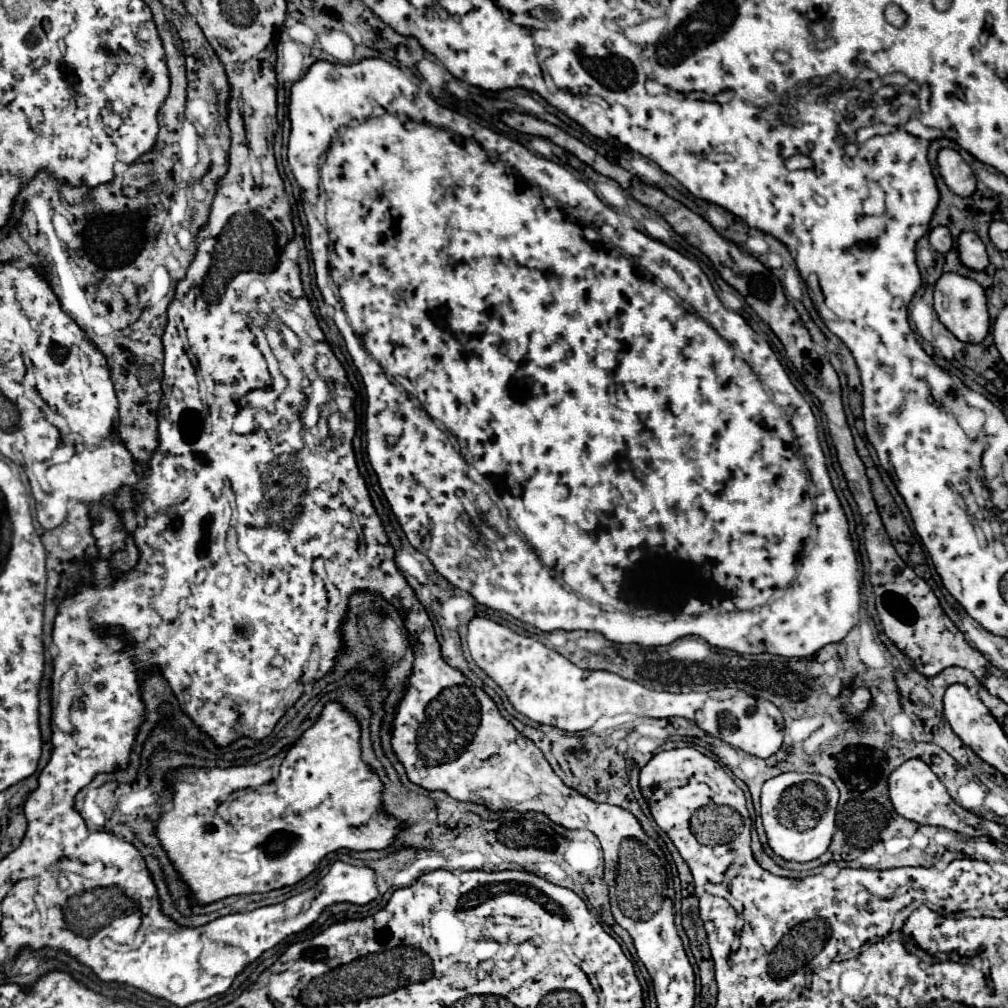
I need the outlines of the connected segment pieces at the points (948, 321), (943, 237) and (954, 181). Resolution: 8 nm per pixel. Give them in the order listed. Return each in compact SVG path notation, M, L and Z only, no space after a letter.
M943 274L935 284L935 312L939 320L945 324L949 332L955 334L961 342L979 344L989 332L989 312L987 312L987 296L985 290L971 278L961 274Z
M947 226L933 228L929 234L929 242L931 242L931 248L937 252L949 252L953 248L953 236Z
M943 148L937 156L937 164L939 164L939 172L941 178L945 180L945 184L961 198L967 198L975 192L975 184L977 178L973 174L973 170L969 168L969 164L961 158L961 154L953 148Z

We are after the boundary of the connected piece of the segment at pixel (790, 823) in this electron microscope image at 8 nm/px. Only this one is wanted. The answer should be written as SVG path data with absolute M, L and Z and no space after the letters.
M785 772L767 780L761 792L761 818L773 852L795 862L809 862L825 854L835 834L837 802L835 782L821 774Z

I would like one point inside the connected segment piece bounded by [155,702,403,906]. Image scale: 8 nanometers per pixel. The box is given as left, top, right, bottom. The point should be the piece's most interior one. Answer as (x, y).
(224, 836)

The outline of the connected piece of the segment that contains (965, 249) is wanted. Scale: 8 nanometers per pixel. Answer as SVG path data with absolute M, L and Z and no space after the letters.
M963 232L957 242L959 242L959 258L965 266L973 270L985 270L989 266L985 244L975 232Z

